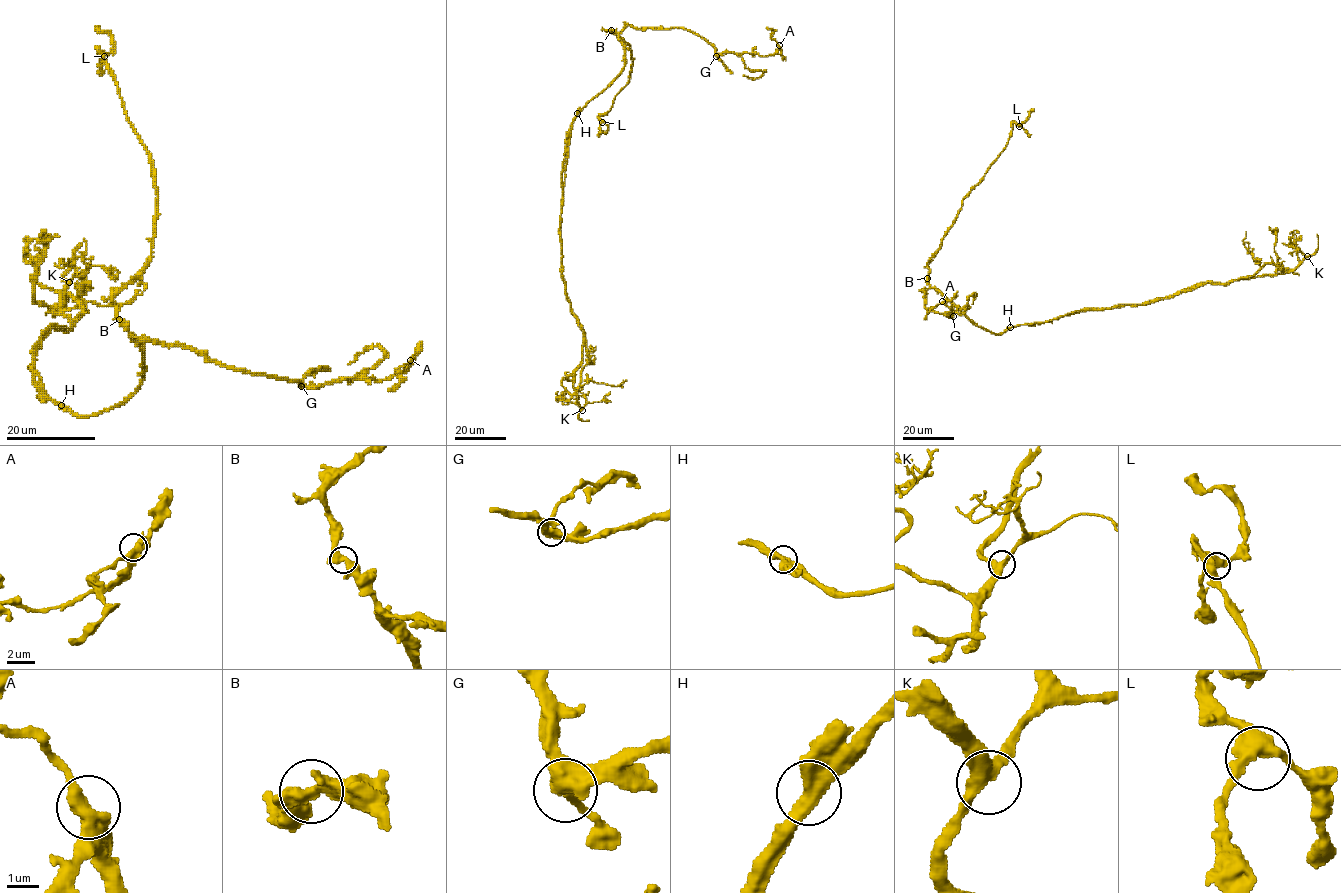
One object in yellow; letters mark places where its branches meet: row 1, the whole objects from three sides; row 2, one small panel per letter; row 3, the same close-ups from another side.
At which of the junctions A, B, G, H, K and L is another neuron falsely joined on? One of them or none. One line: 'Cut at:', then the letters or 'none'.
Cut at: H

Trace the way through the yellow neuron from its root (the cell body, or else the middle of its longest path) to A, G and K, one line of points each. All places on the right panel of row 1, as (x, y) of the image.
A: (1013, 326), (992, 333), (940, 292), (923, 289), (924, 306), (950, 318), (953, 312), (942, 301)
G: (1013, 326), (1000, 334), (992, 333), (976, 326), (940, 292), (932, 288), (923, 289), (927, 309), (953, 316)
K: (1013, 326), (1048, 322), (1088, 309), (1150, 303), (1207, 283), (1228, 283), (1283, 274), (1292, 271), (1307, 256)

